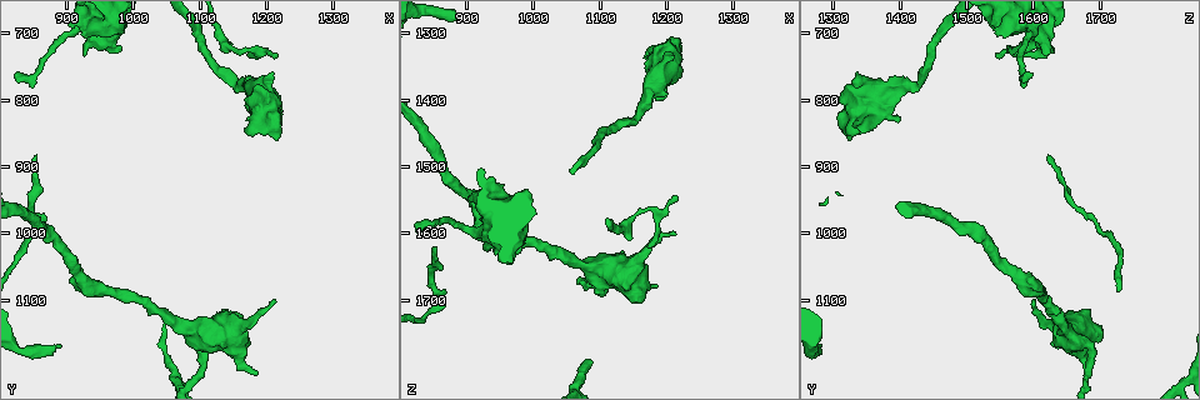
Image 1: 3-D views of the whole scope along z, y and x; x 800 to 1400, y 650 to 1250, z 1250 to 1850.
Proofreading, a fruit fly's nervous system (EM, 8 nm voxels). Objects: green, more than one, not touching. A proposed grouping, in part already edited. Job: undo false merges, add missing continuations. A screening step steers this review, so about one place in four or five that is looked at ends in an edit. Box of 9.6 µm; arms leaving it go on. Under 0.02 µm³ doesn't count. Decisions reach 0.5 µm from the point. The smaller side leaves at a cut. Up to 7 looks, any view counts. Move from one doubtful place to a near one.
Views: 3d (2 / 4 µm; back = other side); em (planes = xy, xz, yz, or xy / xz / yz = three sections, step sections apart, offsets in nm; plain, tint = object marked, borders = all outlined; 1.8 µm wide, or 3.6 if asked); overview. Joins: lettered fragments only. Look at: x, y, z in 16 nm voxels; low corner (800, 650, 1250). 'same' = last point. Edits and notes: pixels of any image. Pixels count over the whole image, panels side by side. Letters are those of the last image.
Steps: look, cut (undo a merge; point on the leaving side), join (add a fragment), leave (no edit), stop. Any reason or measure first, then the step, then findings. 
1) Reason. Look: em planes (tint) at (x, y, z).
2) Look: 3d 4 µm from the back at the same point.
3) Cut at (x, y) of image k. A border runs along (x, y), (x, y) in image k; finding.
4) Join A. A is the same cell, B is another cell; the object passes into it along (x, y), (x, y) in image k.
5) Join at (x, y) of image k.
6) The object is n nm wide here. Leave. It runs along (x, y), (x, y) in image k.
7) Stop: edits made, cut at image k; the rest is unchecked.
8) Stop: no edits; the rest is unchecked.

Branch stops here. Look: 3d 2 µm at (1170, 850, 1340).

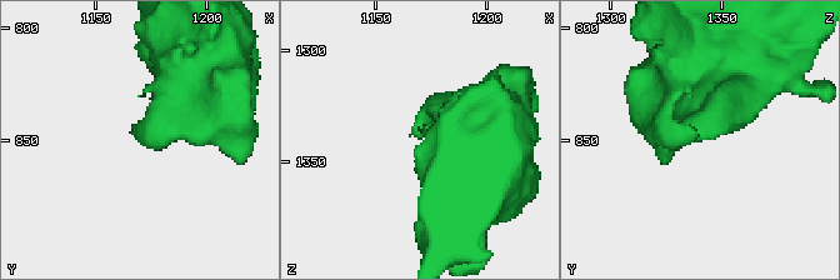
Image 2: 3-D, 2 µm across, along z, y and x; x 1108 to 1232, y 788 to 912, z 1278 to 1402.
Need the tissue. Look: em planes (borders) at (1168, 846, 1338).

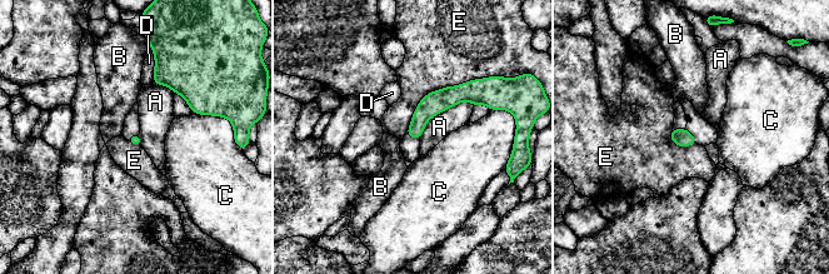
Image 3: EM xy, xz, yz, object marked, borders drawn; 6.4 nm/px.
Leave. A, B, C, D and E are other cells; a border runs along (477, 78), (429, 91), (405, 133) in image 3; no lettered fragment goes on from it.

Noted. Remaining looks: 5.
Stops while still wide. Look: em planes (tint) at (980, 720, 1620).

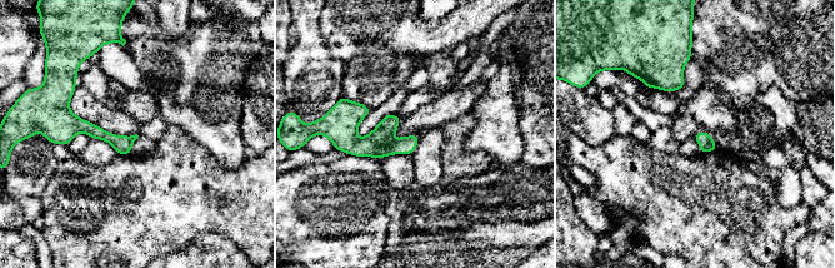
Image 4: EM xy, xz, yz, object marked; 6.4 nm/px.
Look: em planes (borders) at the same point.

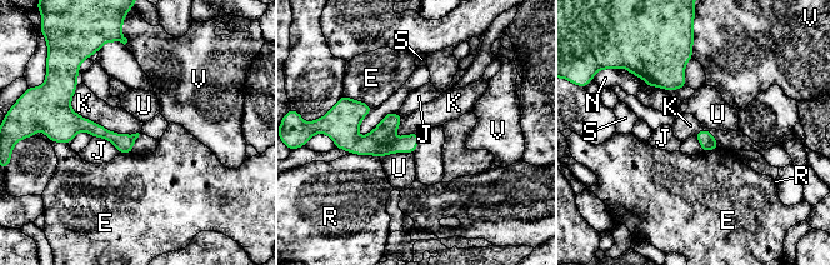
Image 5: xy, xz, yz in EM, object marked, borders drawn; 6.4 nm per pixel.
The longest contact is with K, 500 nm. Leave. E, J, K, N, R, S, U and V are other cells; no lettered fragment goes on from it.

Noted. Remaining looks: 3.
Sharp bend. Look: em planes (tint) at (1170, 730, 1570).

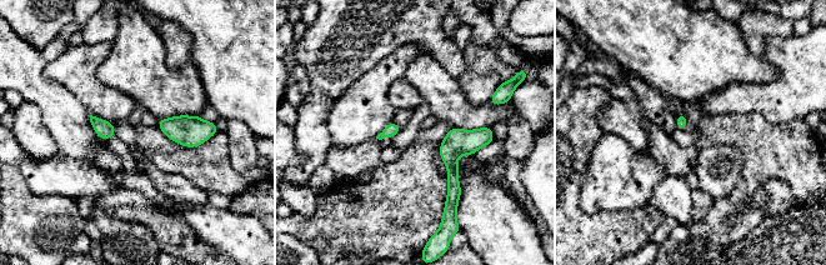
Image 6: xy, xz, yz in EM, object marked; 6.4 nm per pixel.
See the neighbours. Look: em planes (borders) at the same point.

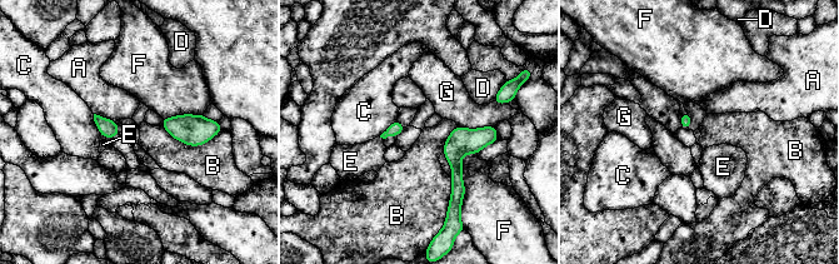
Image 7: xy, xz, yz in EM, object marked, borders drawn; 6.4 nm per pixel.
The object is 50 nm wide here. Leave. A, B, C, D, E, F and G are other cells; a border runs along (161, 125), (191, 145), (221, 130) in image 7; all the same neuron.

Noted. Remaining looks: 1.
Stop: no edits; the rest is unchecked.

